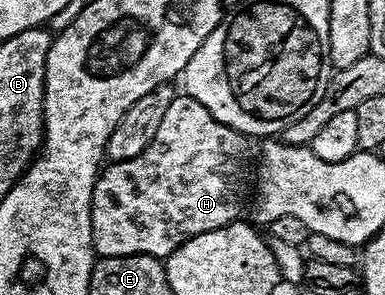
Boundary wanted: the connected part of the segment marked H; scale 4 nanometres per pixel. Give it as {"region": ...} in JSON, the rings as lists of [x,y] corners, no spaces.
{"region":[[[178,93],[155,132],[155,140],[139,156],[122,162],[110,161],[98,173],[91,200],[94,251],[103,258],[146,254],[164,260],[187,240],[238,221],[241,209],[247,206],[245,185],[251,182],[249,142],[246,135],[215,120],[199,100]]]}

